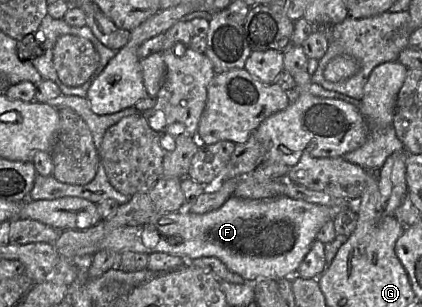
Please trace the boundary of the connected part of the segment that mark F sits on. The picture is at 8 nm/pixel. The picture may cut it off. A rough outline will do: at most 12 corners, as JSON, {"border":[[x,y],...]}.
{"border":[[287,196],[117,228],[100,250],[296,275],[344,209]]}

